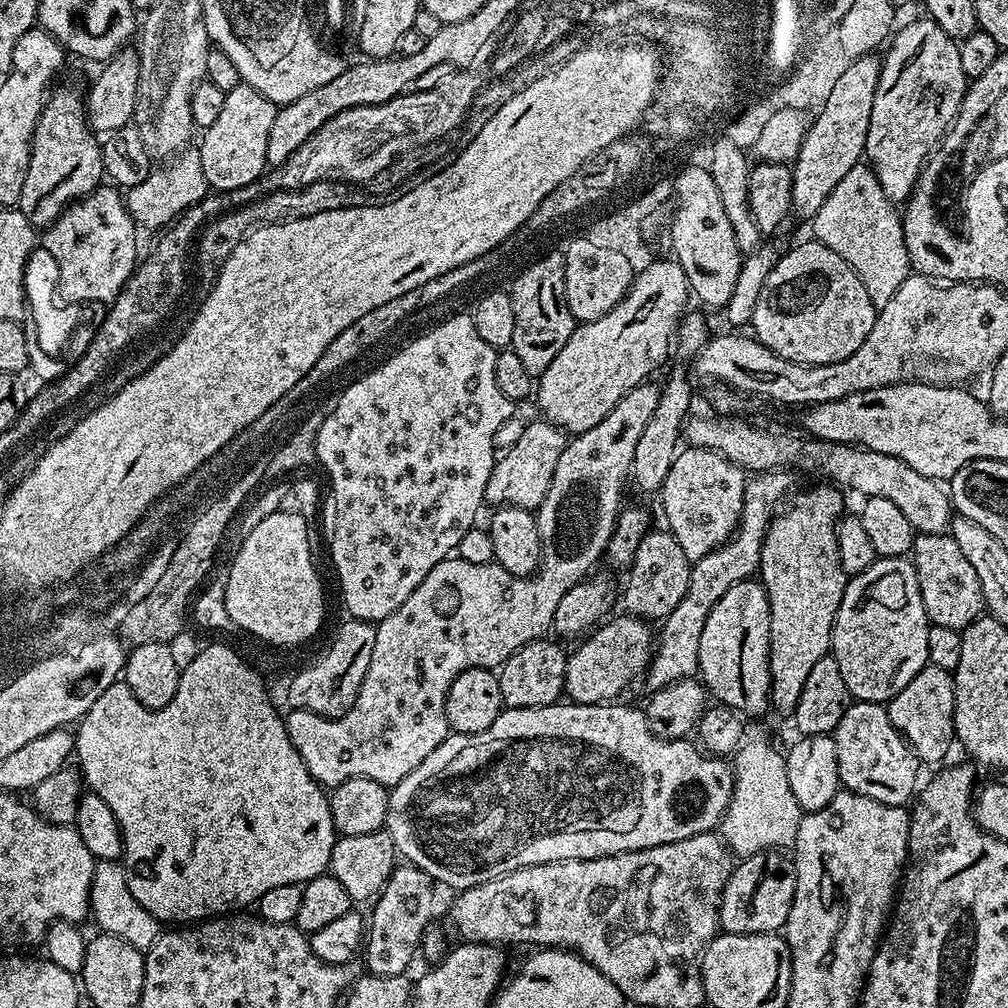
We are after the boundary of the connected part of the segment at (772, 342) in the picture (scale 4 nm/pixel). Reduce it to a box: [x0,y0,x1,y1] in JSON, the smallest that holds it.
[750,238,878,364]

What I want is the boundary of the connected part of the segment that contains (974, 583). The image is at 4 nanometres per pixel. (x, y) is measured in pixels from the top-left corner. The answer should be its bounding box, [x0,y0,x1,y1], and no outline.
[910,533,985,630]

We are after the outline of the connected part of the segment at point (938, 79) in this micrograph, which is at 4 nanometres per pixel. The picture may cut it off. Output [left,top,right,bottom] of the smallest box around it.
[866,18,970,202]

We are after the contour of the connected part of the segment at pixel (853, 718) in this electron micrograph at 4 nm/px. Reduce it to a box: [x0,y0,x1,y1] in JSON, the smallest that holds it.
[834,700,922,806]

